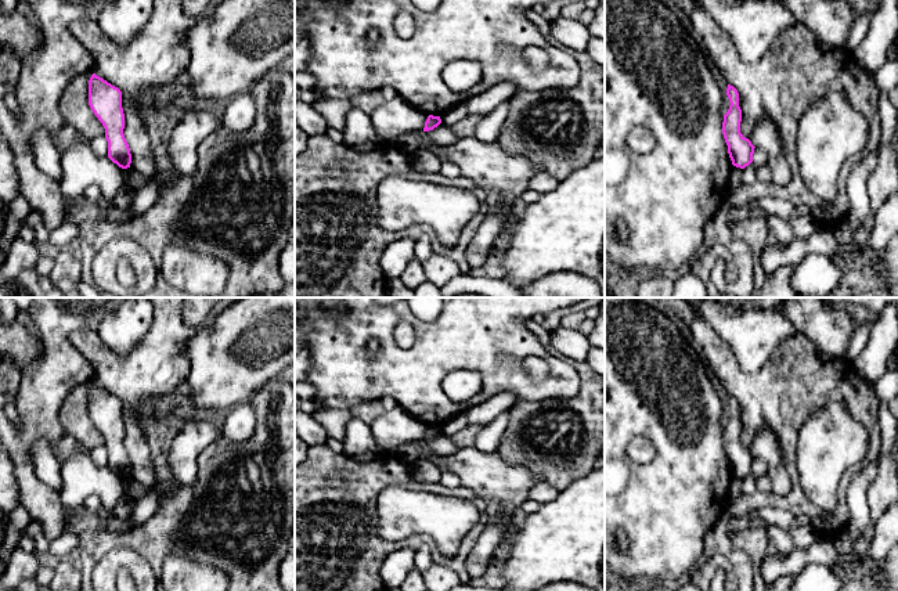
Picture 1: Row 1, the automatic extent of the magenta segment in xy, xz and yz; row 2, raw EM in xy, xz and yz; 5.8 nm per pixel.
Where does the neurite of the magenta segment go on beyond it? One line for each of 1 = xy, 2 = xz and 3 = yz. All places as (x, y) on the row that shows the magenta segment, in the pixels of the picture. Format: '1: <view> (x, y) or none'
1: none
2: none
3: none

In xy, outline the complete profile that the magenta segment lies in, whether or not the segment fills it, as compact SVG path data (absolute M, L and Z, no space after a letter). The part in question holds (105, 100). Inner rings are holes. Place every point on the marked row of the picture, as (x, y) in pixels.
M93 73L89 80L89 105L105 129L108 158L122 169L130 167L131 154L123 134L122 91Z

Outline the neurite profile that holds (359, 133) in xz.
M358 108L347 112L343 143L358 152L369 152L386 145L376 134L371 116Z

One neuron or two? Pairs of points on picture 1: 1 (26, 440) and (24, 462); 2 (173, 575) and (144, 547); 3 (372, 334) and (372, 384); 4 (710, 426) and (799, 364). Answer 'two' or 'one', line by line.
1: one
2: two
3: one
4: two

